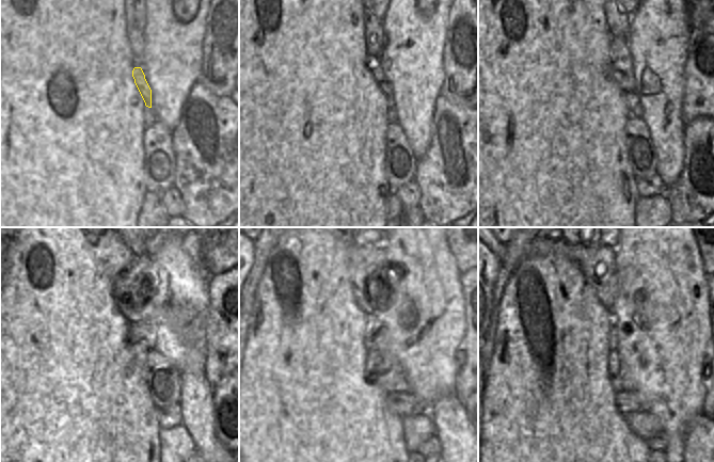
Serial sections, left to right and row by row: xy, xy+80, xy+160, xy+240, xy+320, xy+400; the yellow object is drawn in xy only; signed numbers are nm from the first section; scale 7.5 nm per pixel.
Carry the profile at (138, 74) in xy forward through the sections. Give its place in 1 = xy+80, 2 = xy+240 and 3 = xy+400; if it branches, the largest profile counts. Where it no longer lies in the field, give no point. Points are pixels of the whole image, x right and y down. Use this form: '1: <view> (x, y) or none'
1: xy+80 (378, 75)
2: xy+240 (132, 290)
3: xy+400 (597, 264)

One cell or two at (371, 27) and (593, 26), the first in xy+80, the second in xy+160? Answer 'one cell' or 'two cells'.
two cells

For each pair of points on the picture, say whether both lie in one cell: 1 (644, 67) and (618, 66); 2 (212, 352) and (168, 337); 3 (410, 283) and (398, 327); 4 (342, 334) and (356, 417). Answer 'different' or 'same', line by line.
1: different
2: different
3: same
4: same

